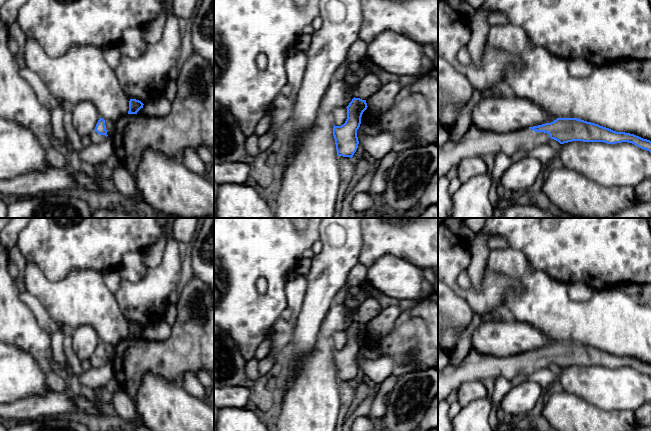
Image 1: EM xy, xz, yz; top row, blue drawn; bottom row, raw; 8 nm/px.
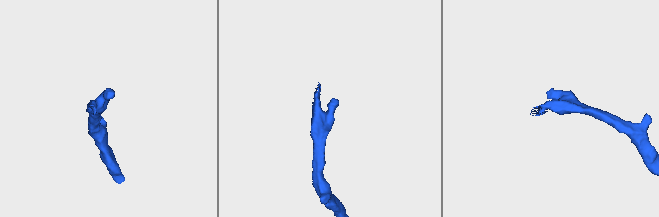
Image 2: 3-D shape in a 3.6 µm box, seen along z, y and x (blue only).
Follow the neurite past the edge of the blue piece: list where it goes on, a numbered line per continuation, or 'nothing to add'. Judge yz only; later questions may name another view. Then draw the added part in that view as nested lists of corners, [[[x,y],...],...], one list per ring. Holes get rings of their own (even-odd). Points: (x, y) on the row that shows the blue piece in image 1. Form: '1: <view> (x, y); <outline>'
1: yz (474, 142); [[[470,125],[460,139],[449,139],[443,147],[438,147],[438,179],[446,176],[452,167],[457,166],[465,158],[499,153],[512,156],[518,151],[528,152],[549,143],[550,140],[548,133],[536,132],[529,128],[497,134],[481,131]]]

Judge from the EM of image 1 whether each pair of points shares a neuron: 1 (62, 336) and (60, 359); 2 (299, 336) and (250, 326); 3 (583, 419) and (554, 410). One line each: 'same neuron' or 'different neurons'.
1: same neuron
2: different neurons
3: same neuron

